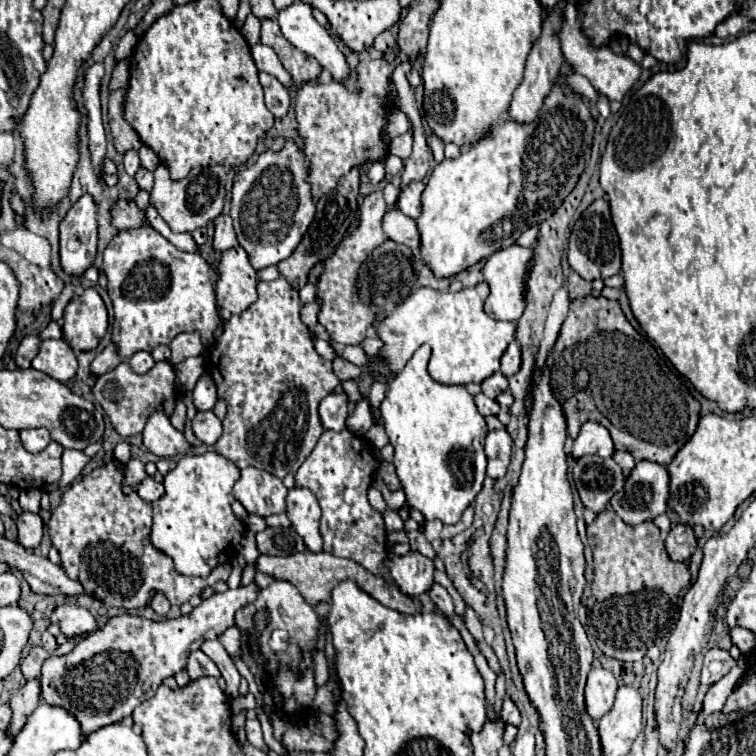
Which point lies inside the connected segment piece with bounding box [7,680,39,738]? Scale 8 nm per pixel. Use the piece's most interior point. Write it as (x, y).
(23, 702)

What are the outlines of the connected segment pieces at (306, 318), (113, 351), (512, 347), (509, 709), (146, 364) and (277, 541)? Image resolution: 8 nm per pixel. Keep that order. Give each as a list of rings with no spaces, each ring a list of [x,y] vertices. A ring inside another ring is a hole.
[[[317,300],[303,306],[303,310],[301,310],[301,320],[307,324],[309,330],[315,328],[315,324],[317,324]]]
[[[111,342],[103,352],[97,354],[97,358],[95,358],[93,364],[91,364],[91,372],[93,372],[95,376],[101,376],[101,374],[105,374],[105,372],[111,372],[121,360],[123,360],[123,358],[119,356],[117,346]]]
[[[513,342],[507,346],[507,350],[503,352],[501,356],[501,372],[509,378],[513,376],[515,372],[519,372],[519,366],[521,366],[521,350],[519,346]]]
[[[505,698],[505,700],[503,700],[501,720],[503,720],[505,724],[513,724],[513,726],[519,726],[519,724],[521,724],[521,714],[519,714],[517,706],[513,704],[513,700],[509,700],[509,698]]]
[[[139,350],[139,352],[135,352],[135,354],[129,358],[129,366],[131,366],[131,370],[137,372],[137,374],[149,372],[149,368],[153,368],[153,364],[155,364],[155,360],[153,360],[151,354],[145,352],[145,350]]]
[[[265,528],[263,532],[257,532],[255,540],[261,554],[289,556],[305,552],[305,544],[301,544],[301,538],[293,532],[293,528]]]

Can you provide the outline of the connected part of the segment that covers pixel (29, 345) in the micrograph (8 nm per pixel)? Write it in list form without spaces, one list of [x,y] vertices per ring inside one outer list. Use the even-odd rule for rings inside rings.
[[[25,336],[23,338],[23,342],[19,344],[17,354],[15,354],[15,362],[19,368],[31,368],[31,360],[37,356],[39,344],[41,344],[41,340],[37,336]]]

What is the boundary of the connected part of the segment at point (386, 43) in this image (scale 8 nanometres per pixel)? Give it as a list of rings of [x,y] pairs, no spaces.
[[[389,30],[381,32],[381,34],[375,38],[373,48],[375,48],[375,50],[379,50],[379,52],[385,52],[385,54],[395,52],[395,38],[393,38],[393,34],[391,34]]]

